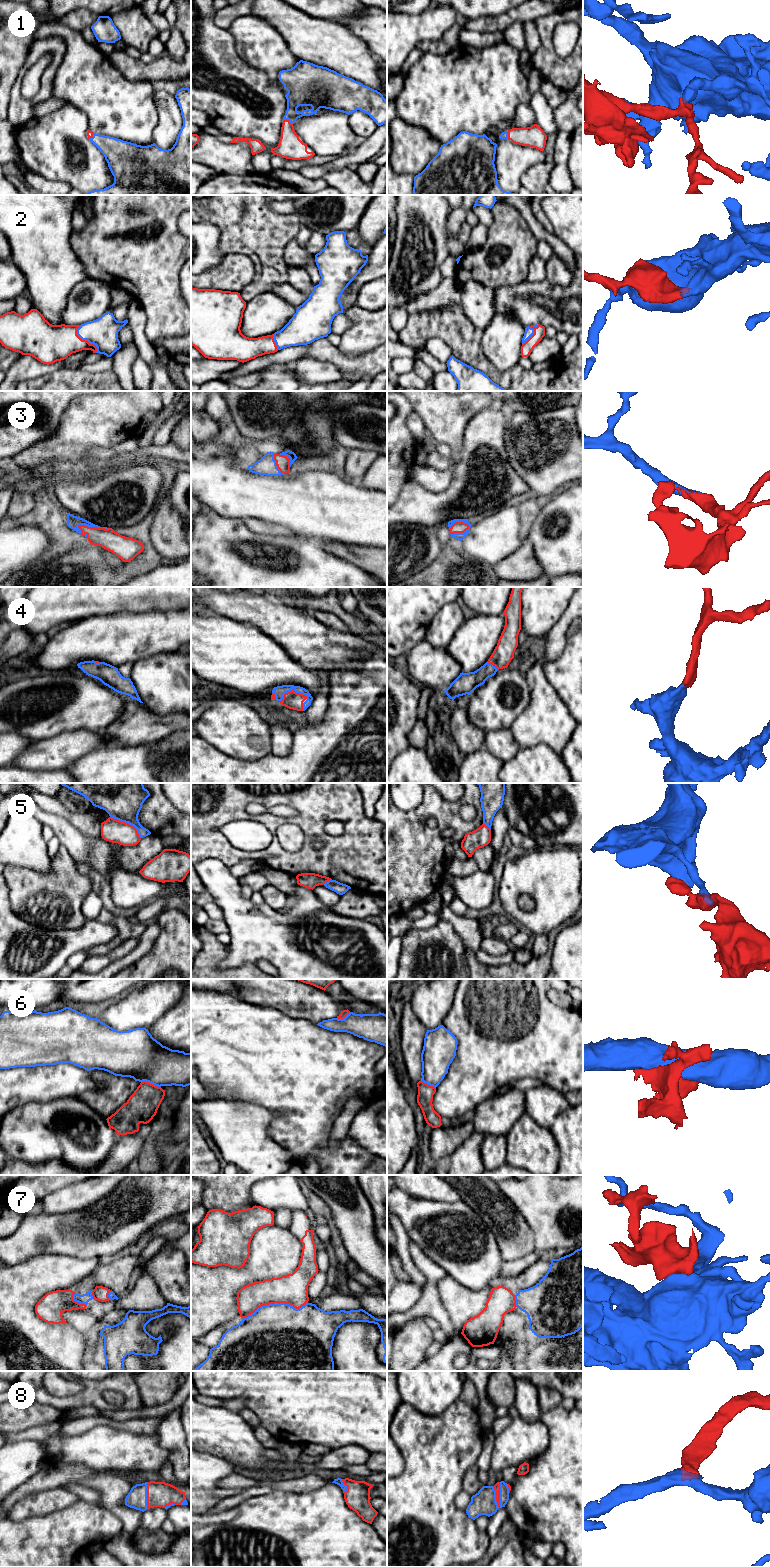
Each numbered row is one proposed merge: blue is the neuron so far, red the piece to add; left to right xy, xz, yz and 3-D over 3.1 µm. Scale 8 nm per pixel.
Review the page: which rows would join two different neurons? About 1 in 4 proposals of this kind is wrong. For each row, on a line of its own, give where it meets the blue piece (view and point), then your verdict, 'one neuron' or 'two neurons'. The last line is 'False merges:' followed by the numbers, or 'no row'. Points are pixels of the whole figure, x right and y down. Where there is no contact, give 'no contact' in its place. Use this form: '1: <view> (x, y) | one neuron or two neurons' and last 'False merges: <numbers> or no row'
1: xz (288, 119) | one neuron
2: xy (85, 339) | one neuron
3: yz (460, 533) | one neuron
4: xz (291, 690) | one neuron
5: xy (127, 822) | two neurons
6: xy (151, 1083) | two neurons
7: xz (260, 1307) | one neuron
8: yz (500, 1495) | one neuron
False merges: 5, 6

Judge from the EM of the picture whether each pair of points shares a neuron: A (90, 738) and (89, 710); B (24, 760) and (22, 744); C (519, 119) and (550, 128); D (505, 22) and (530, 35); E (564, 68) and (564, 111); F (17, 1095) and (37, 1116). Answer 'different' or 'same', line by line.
A: different
B: different
C: different
D: different
E: different
F: different

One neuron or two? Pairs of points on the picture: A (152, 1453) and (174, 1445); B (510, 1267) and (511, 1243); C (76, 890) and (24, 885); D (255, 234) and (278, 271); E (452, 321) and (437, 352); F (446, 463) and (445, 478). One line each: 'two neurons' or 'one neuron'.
A: two neurons
B: two neurons
C: one neuron
D: one neuron
E: two neurons
F: two neurons

